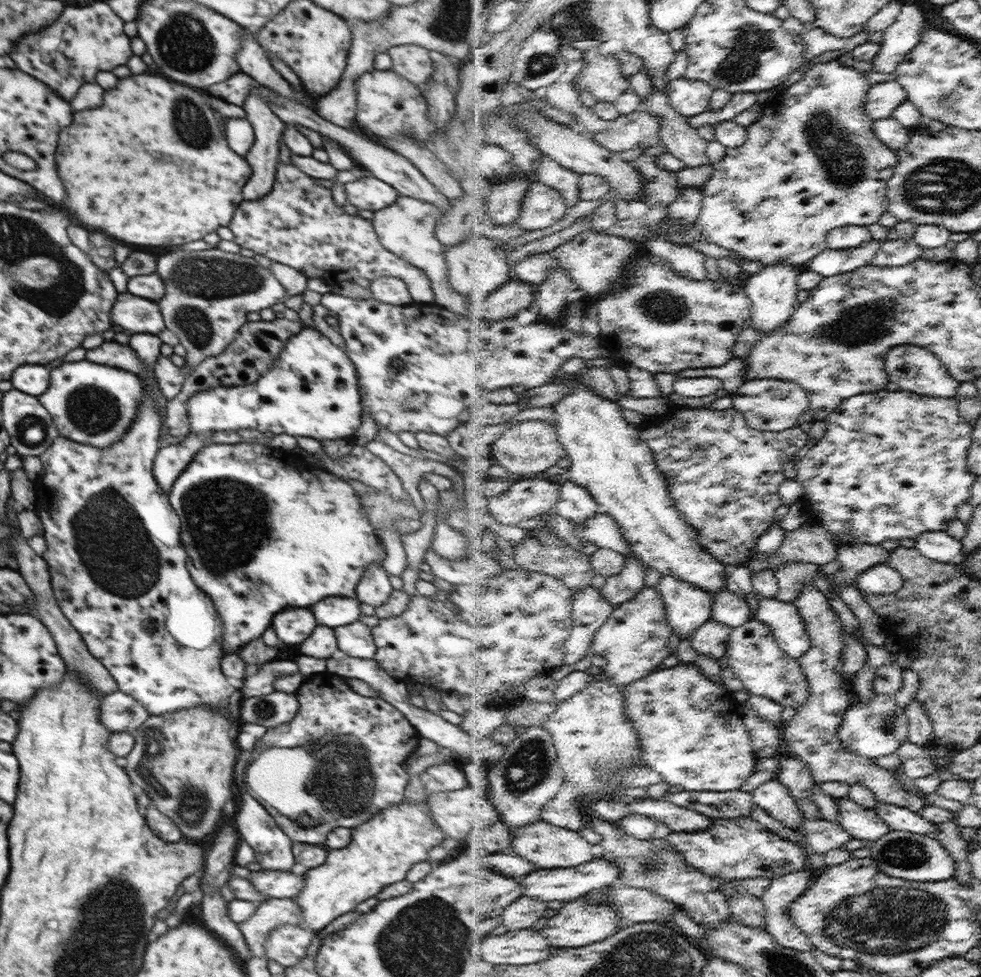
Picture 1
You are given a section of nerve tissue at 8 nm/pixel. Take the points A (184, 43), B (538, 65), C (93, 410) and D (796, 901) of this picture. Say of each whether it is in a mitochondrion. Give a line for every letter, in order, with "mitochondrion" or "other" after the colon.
A: mitochondrion
B: mitochondrion
C: mitochondrion
D: other

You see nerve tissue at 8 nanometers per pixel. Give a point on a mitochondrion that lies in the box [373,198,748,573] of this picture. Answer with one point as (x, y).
(664, 306)

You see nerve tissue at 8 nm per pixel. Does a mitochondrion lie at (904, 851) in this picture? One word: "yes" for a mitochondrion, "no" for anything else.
yes

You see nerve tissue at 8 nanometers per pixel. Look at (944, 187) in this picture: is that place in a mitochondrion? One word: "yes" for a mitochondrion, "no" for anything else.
yes

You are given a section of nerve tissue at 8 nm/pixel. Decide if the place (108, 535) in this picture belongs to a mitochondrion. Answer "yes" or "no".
yes

